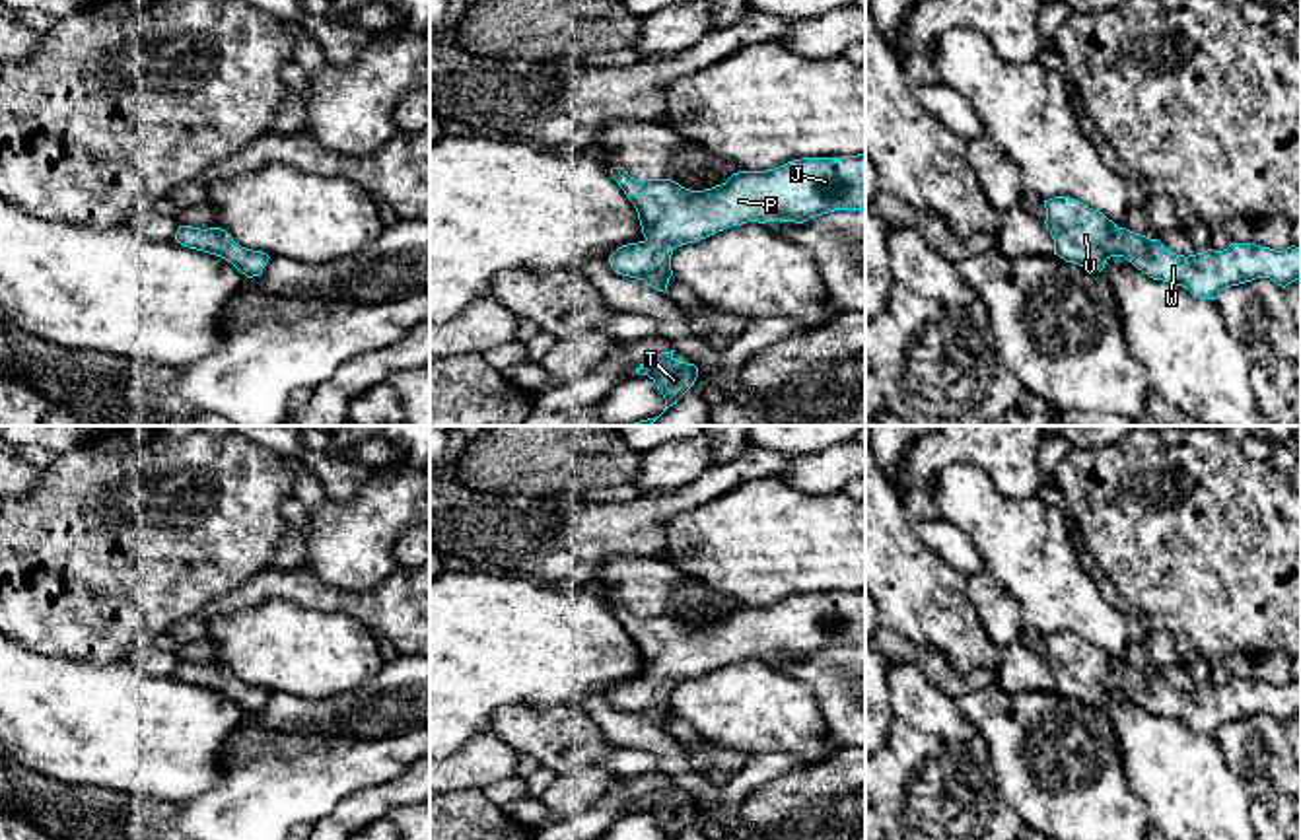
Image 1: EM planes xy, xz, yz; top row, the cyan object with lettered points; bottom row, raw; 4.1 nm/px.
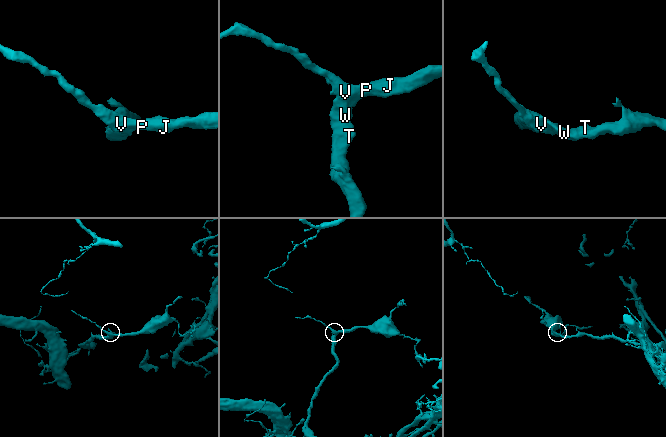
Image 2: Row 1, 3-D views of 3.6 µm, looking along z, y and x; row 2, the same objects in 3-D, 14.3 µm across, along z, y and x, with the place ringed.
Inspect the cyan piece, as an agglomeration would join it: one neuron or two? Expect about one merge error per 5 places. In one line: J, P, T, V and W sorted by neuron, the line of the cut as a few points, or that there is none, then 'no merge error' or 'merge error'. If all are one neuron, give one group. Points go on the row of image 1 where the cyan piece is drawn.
J P T V W; no cut; no merge error

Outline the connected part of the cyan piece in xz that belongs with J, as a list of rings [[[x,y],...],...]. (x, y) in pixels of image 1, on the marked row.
[[[865,154],[842,158],[801,158],[766,171],[739,171],[725,183],[704,191],[690,191],[671,179],[638,181],[624,167],[611,169],[638,212],[644,241],[618,247],[611,257],[616,274],[644,280],[657,292],[667,292],[671,255],[677,247],[696,243],[731,226],[747,222],[795,222],[834,210],[865,210]]]

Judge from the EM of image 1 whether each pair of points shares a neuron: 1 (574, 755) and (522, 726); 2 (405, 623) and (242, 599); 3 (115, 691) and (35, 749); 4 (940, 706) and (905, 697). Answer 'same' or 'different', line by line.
1: same
2: same
3: same
4: same

